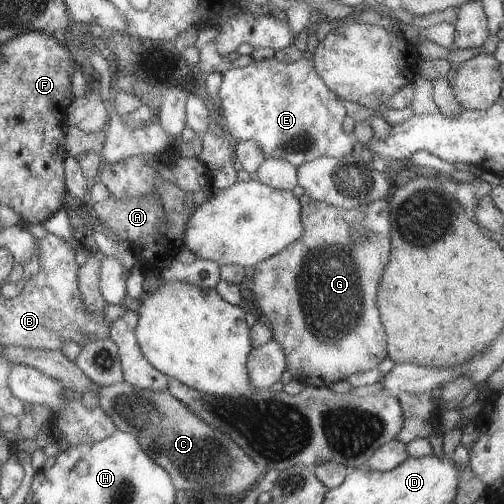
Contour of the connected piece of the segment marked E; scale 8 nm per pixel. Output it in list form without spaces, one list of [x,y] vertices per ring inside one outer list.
[[[309,54],[295,63],[279,61],[276,58],[253,59],[244,68],[233,68],[224,73],[220,87],[221,113],[224,132],[234,142],[255,140],[267,159],[282,159],[291,162],[297,169],[310,161],[322,157],[345,157],[352,154],[357,140],[353,132],[349,134],[343,128],[347,108],[337,94],[317,73],[315,62]]]

